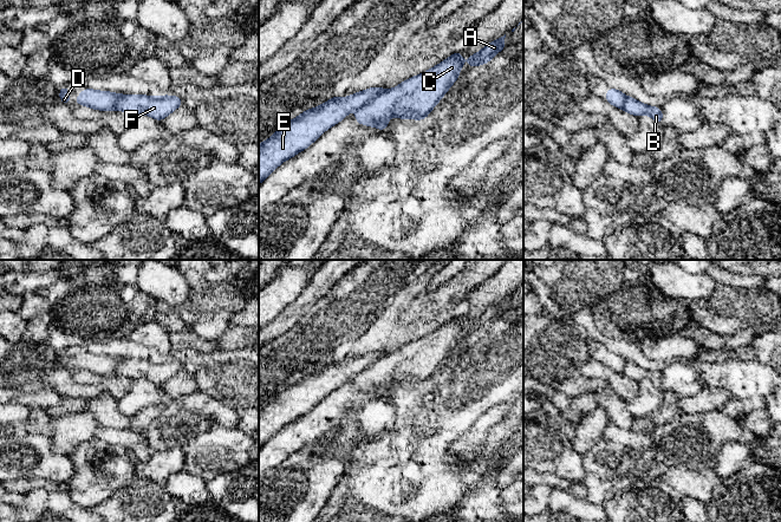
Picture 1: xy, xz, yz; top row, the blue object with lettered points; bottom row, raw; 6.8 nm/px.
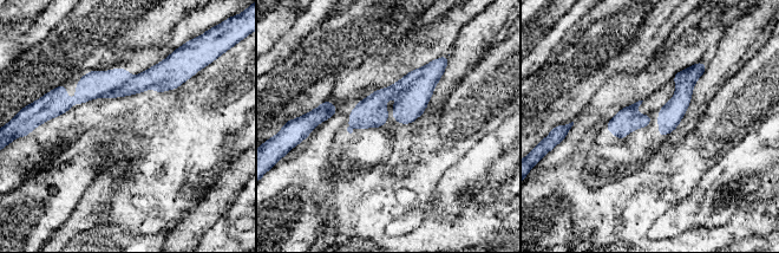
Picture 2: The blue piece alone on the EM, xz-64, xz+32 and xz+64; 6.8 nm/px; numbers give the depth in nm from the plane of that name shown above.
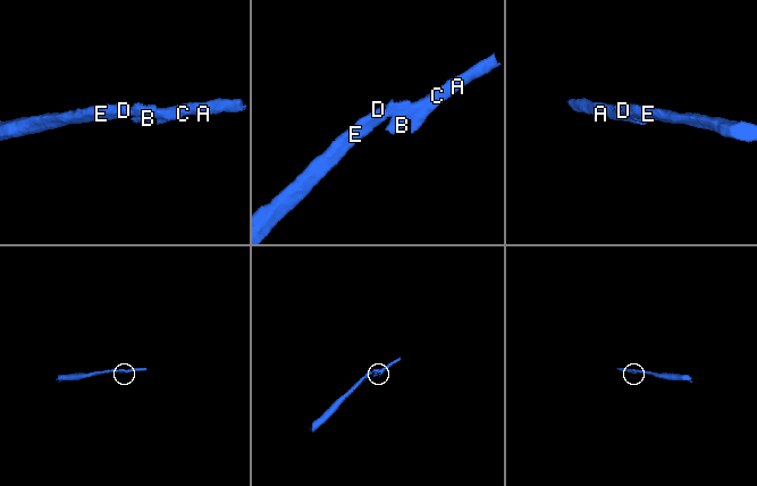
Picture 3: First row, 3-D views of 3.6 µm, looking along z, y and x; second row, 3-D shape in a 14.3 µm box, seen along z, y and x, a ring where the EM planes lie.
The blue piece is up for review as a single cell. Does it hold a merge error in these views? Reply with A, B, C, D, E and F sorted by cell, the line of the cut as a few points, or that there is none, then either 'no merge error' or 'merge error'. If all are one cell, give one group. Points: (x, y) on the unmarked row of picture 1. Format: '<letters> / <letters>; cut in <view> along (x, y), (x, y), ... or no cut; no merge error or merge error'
A B C F / D E; cut in xz along (385, 356), (360, 372); merge error

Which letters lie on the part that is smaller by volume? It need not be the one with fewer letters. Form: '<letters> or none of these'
A, B, C, F

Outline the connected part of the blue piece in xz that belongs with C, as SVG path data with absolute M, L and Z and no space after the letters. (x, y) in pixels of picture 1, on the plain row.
M461 317L432 333L402 346L398 351L380 358L362 371L354 384L358 389L385 396L391 380L399 384L423 385L458 344L463 331Z

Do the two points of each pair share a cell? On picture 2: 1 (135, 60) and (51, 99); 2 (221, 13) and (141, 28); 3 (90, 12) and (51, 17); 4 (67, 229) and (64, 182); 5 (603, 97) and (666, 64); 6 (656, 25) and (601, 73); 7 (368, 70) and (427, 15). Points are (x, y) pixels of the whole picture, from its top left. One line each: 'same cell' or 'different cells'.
1: same cell
2: different cells
3: different cells
4: different cells
5: same cell
6: same cell
7: different cells

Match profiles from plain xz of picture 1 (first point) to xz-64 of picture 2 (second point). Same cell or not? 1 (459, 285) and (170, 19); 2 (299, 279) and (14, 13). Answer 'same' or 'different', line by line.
1: same
2: same

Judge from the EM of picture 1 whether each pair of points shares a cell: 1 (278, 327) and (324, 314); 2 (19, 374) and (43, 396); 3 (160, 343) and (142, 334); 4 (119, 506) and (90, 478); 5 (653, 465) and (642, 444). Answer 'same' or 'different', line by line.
1: different
2: different
3: same
4: different
5: different

